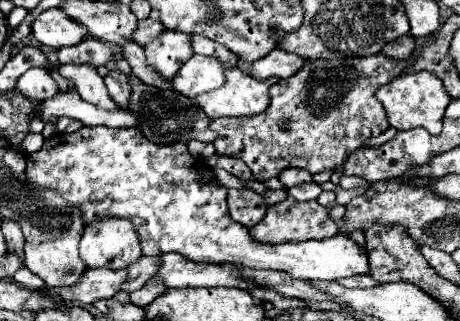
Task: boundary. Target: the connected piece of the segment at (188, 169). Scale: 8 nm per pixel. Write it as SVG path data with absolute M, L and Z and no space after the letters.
M82 127L76 133L50 137L44 141L42 149L26 155L26 177L48 189L56 189L64 199L76 203L82 209L86 225L102 217L126 217L138 227L142 239L144 255L158 257L164 253L180 253L200 263L236 263L250 269L272 269L286 271L294 279L320 279L336 281L352 275L368 275L368 255L362 245L352 241L348 235L336 235L332 239L320 241L286 241L286 243L258 243L250 237L250 231L234 223L228 215L226 193L228 189L220 185L214 177L212 167L200 159L194 159L184 143L156 145L146 139L138 129L110 129L110 127Z

